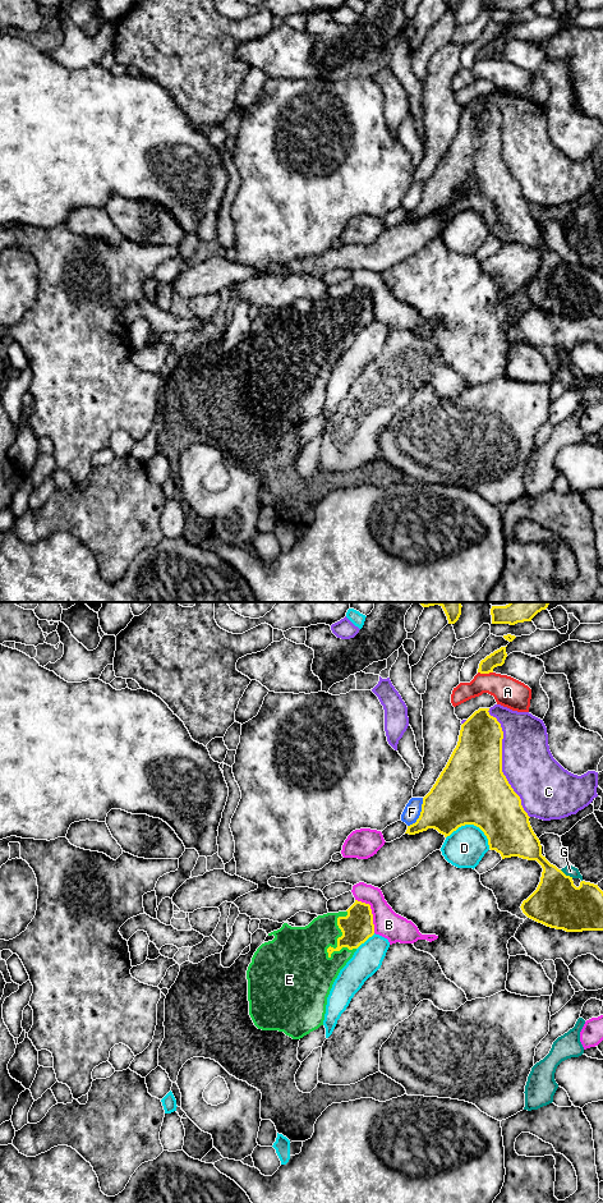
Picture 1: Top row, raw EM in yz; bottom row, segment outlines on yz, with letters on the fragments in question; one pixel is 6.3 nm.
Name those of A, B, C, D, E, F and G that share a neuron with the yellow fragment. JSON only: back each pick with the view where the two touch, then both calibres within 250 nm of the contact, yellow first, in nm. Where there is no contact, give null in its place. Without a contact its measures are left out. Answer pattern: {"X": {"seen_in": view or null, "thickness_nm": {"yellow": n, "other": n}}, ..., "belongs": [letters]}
{"E": {"seen_in": "yz", "thickness_nm": {"yellow": 200, "other": 280}}, "belongs": ["E"]}

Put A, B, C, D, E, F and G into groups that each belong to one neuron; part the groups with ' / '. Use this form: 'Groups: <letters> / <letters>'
Groups: A / B / C / D / E / F / G

